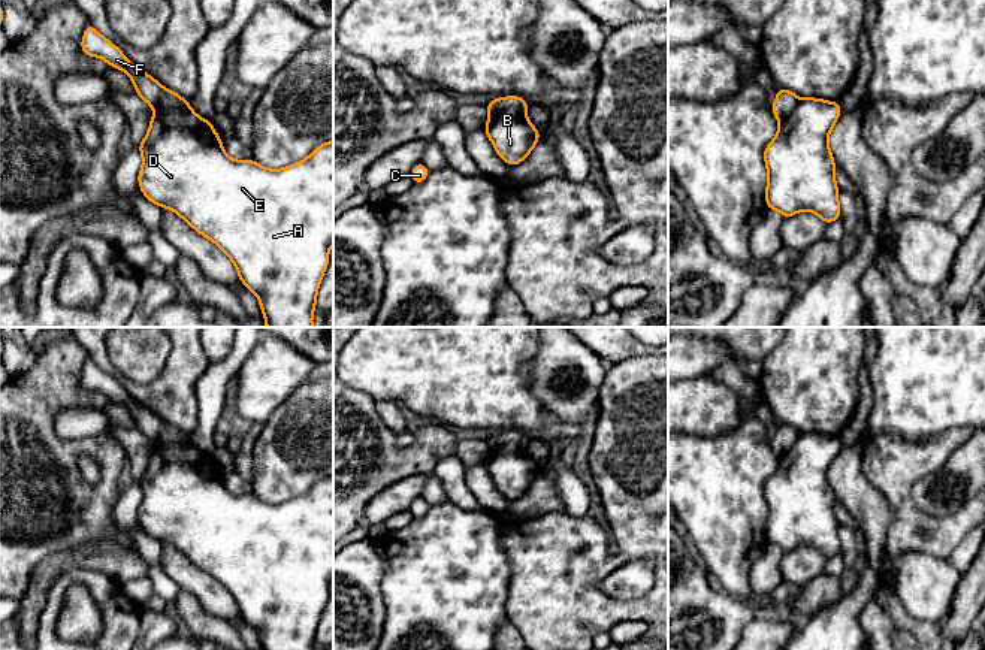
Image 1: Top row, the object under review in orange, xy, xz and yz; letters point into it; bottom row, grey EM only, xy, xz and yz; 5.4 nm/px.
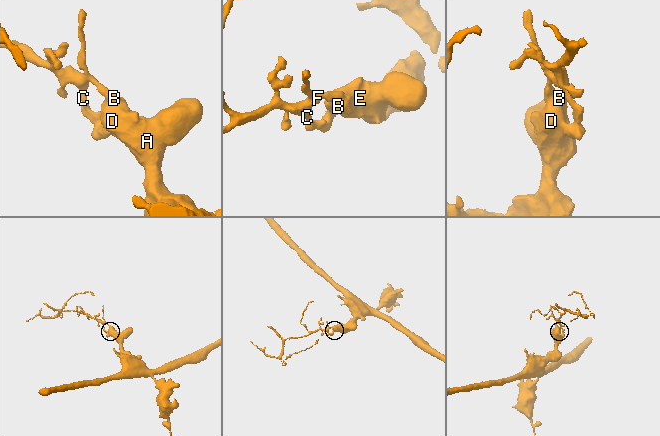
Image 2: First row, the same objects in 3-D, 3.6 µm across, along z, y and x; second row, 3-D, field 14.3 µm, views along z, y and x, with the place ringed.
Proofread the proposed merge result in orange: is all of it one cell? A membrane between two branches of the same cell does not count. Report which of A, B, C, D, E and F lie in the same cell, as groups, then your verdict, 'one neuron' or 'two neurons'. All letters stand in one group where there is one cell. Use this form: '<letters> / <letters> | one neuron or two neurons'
A B D E / C F | two neurons

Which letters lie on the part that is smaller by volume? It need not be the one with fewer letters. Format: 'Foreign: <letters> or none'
Foreign: C, F

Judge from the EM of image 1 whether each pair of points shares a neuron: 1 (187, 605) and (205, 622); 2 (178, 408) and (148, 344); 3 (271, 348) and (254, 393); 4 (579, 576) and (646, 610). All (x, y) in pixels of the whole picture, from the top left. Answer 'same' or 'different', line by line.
1: same
2: different
3: same
4: same

